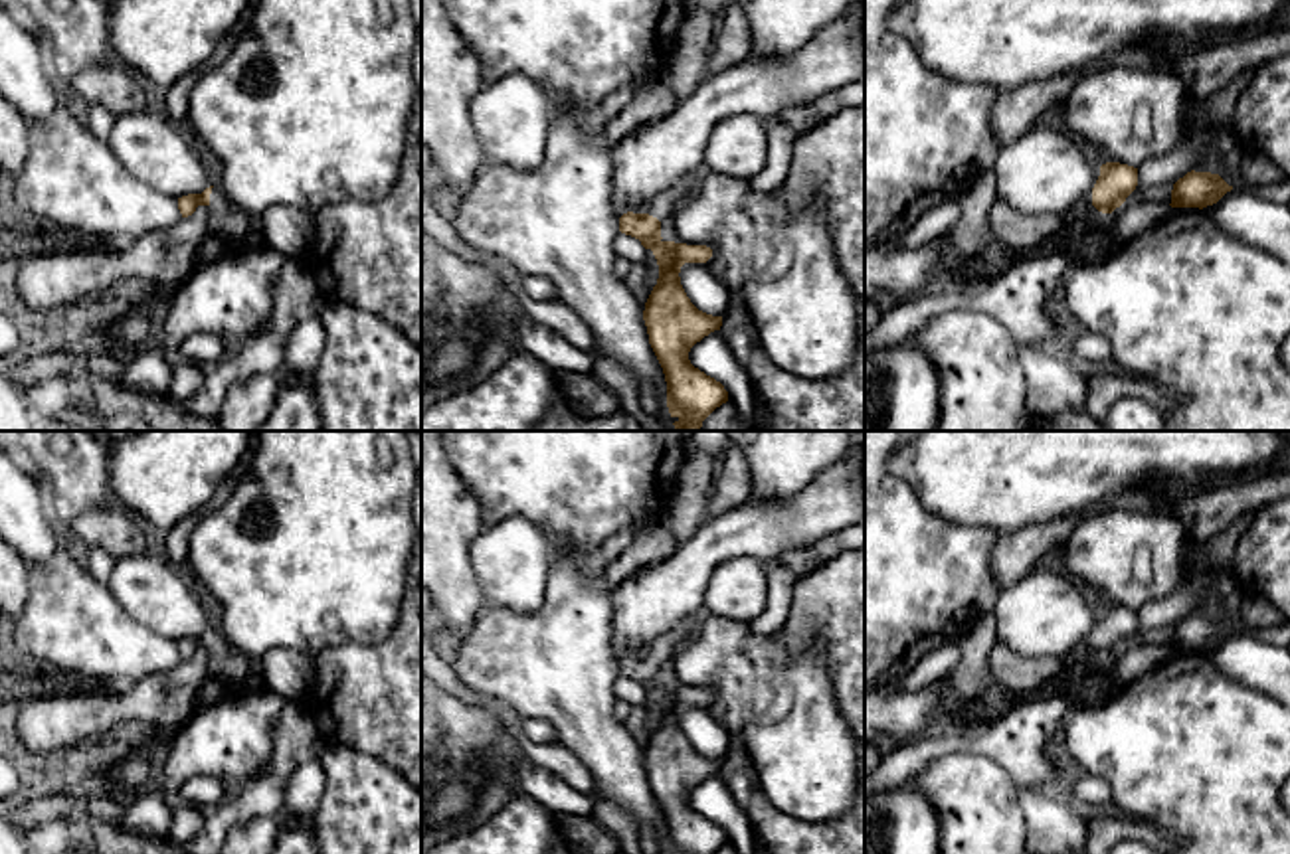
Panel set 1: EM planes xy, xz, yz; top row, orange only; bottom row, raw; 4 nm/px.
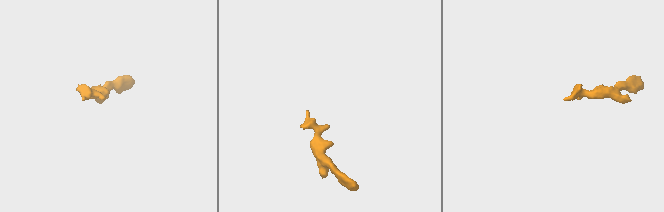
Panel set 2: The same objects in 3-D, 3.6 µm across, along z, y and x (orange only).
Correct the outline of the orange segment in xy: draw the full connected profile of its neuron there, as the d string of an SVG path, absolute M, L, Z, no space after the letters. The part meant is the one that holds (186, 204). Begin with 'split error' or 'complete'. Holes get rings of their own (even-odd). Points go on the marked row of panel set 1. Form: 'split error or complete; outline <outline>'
split error; outline M216 182L214 186L206 188L202 194L188 194L178 198L178 210L182 217L188 217L196 212L198 206L208 206L212 217L220 217L228 214L228 202L230 198L222 190L222 186Z

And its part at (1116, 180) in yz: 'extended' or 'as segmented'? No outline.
extended

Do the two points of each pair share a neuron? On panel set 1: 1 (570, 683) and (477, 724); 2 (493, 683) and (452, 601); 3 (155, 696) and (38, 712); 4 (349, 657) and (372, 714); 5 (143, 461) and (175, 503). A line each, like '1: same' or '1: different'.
1: same
2: different
3: same
4: same
5: same

